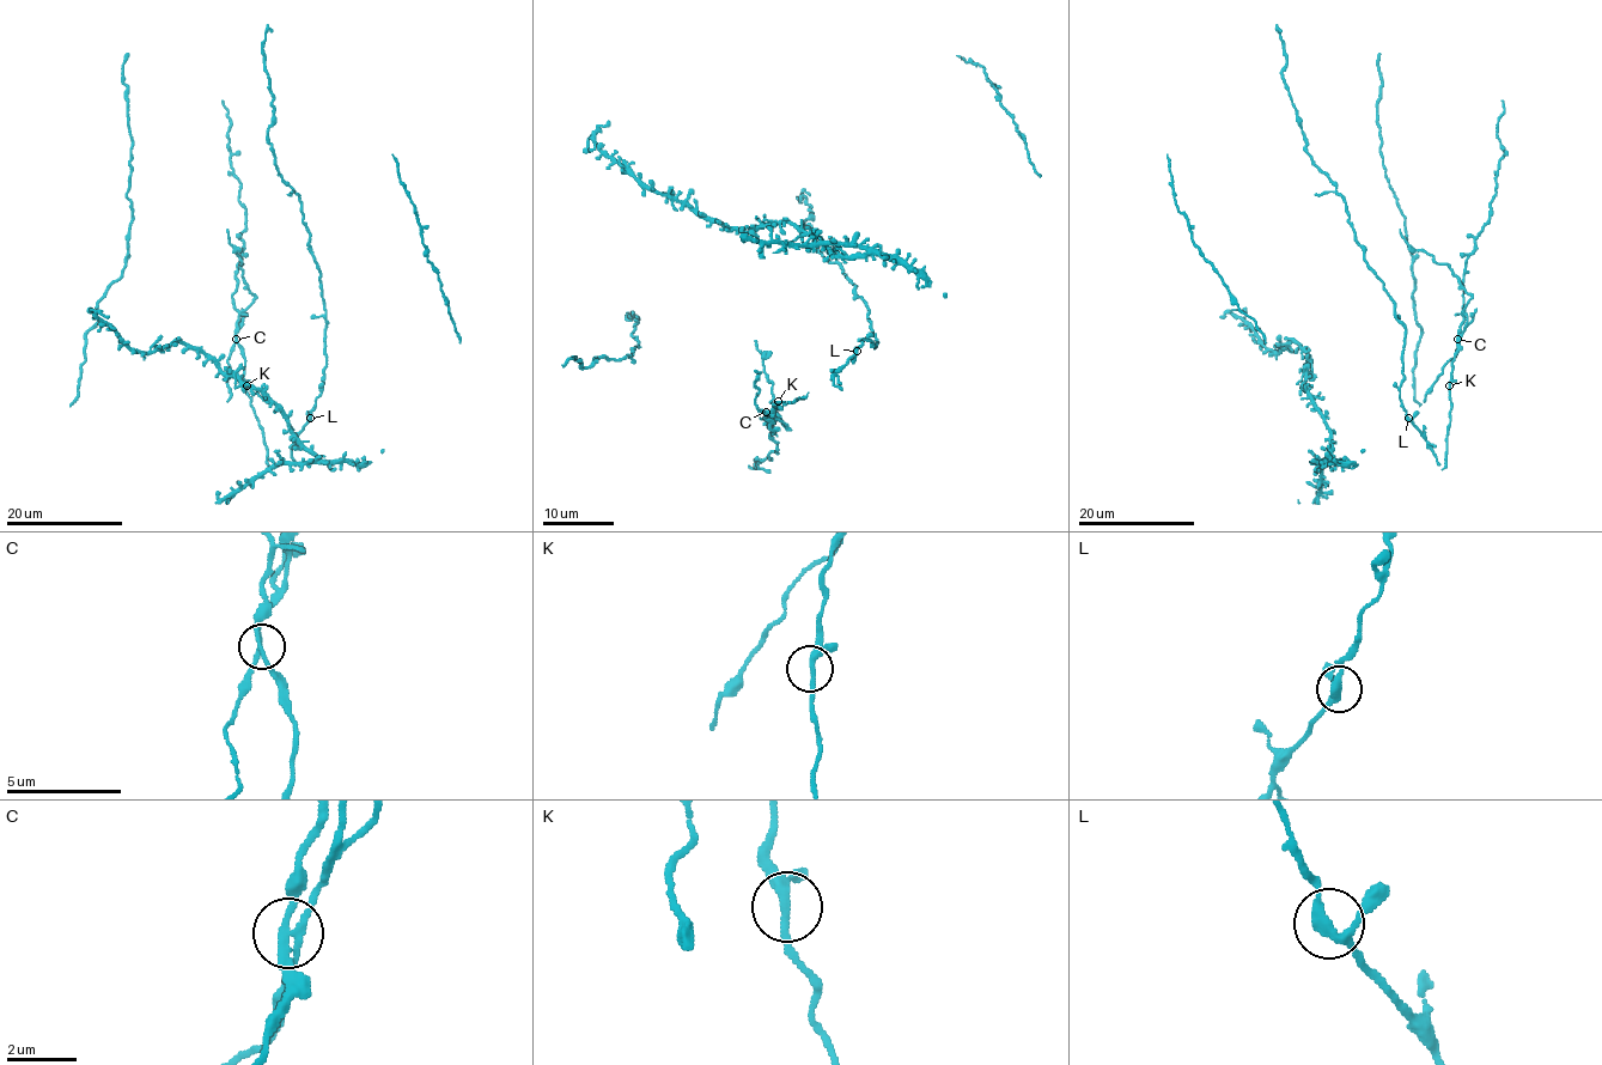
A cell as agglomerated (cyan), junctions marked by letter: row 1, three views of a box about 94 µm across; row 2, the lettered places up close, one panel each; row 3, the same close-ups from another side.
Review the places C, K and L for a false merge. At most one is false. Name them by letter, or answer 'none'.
C

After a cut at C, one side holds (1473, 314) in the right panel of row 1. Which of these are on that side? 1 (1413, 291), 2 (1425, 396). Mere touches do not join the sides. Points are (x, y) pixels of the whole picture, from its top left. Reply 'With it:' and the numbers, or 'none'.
With it: 2

